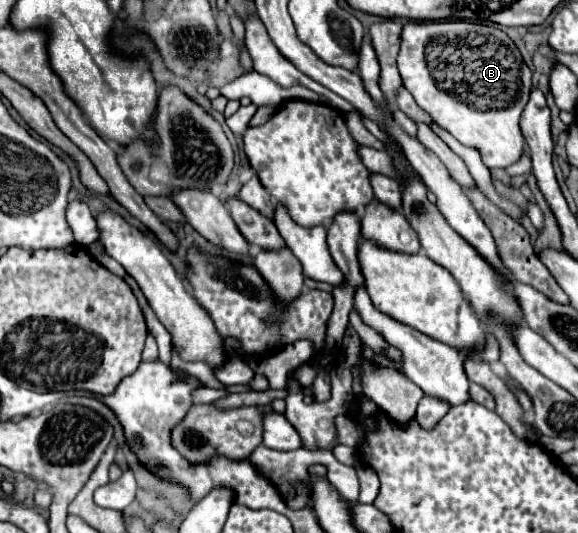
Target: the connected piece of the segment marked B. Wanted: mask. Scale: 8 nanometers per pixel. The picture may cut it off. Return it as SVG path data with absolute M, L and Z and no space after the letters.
M445 20L425 24L405 24L401 34L401 52L397 56L403 86L413 94L417 104L431 114L431 118L451 132L461 144L477 148L489 169L507 168L521 158L525 140L519 130L519 116L529 100L531 70L527 70L519 50L511 38L493 26L467 20Z

